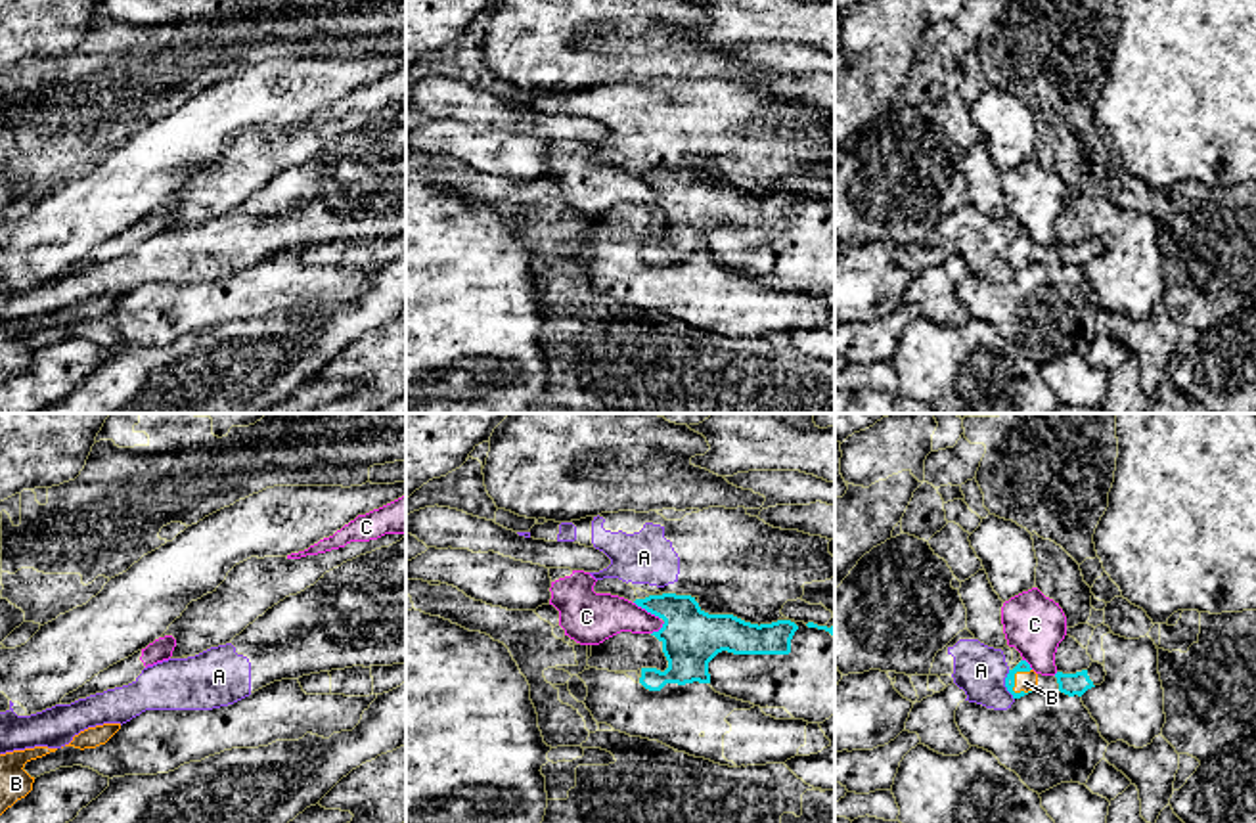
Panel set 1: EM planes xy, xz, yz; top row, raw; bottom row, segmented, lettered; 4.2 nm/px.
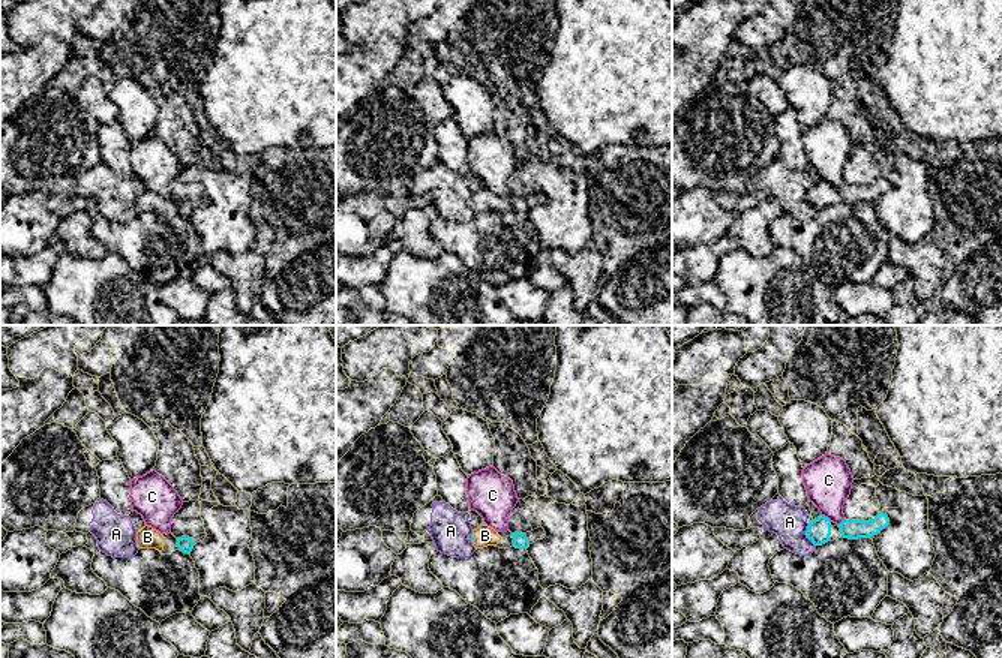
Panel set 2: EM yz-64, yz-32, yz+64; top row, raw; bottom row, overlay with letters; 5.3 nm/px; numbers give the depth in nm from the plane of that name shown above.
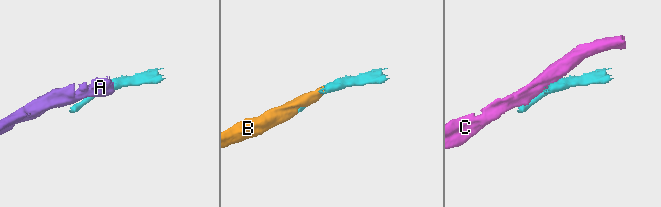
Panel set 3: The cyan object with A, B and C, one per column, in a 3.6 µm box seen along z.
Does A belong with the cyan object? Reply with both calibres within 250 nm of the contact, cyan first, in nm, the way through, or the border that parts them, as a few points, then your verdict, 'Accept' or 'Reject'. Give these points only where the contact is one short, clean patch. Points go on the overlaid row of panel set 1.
Thickness 50 nm (cyan) against 220 nm. Boundary: yz (1008, 670), (1006, 689), (1013, 699). Reject

